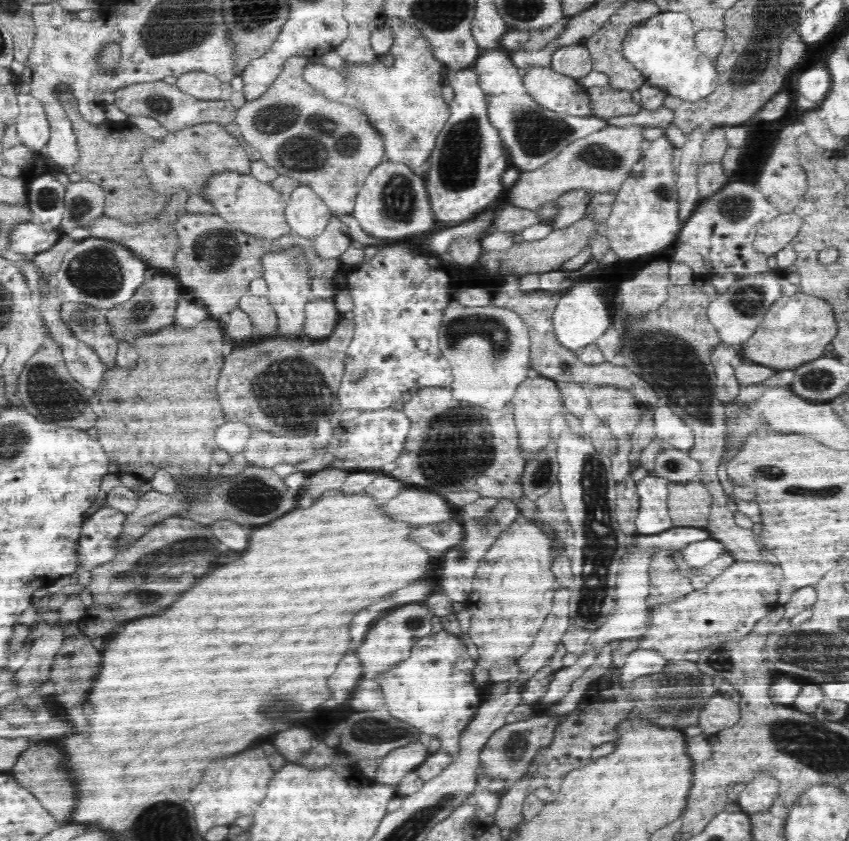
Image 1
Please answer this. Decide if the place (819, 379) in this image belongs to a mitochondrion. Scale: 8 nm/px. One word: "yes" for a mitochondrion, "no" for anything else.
yes

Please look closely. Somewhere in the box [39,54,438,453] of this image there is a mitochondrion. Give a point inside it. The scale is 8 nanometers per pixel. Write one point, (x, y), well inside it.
(307, 142)

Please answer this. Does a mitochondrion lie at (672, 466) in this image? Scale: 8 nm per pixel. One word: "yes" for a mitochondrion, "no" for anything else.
no

